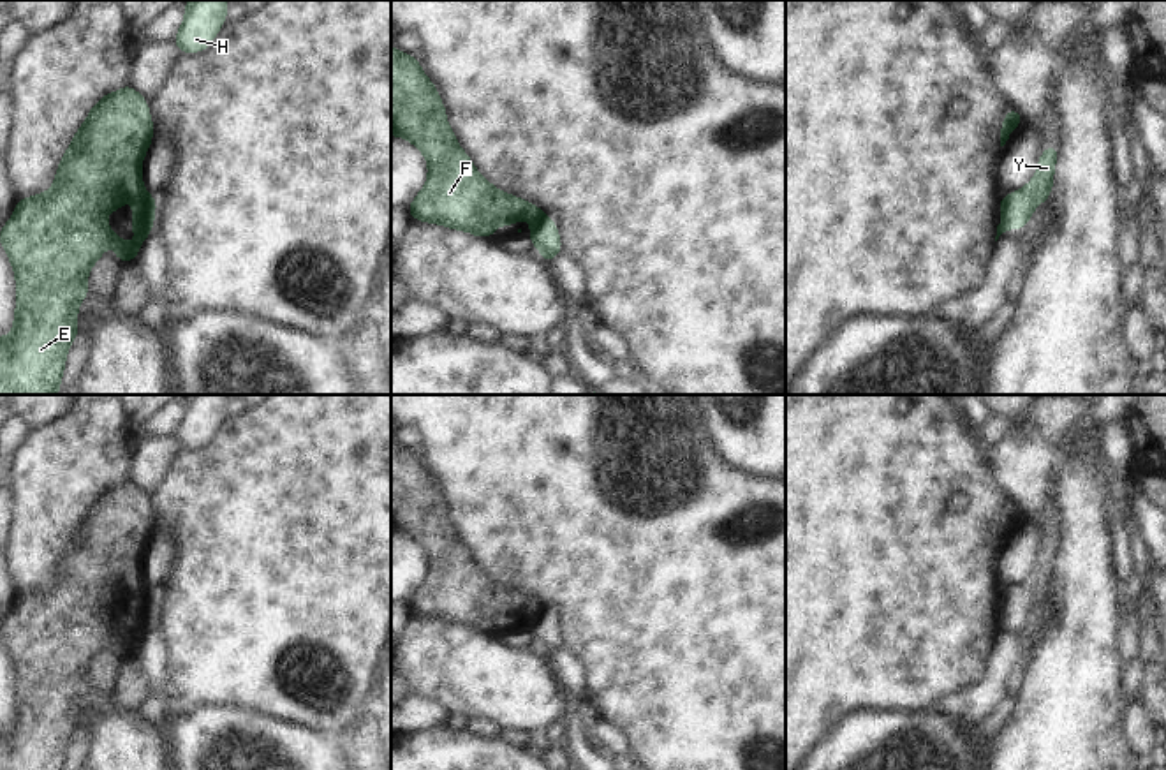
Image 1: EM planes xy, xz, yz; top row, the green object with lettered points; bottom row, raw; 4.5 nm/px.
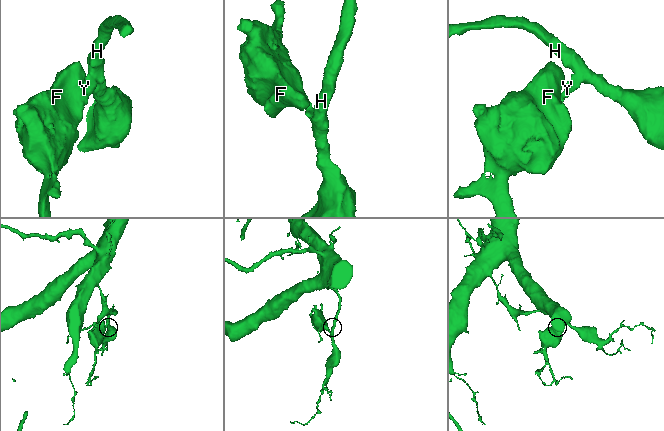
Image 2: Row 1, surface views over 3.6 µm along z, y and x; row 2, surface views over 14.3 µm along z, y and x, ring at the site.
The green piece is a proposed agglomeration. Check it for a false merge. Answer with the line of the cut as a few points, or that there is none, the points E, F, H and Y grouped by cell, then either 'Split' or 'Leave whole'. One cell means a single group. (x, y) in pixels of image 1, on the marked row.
Split along xz (546, 217), (532, 228). Groups: E F / H Y. Split.

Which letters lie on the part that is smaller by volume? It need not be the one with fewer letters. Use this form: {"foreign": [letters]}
{"foreign": ["E", "F"]}

